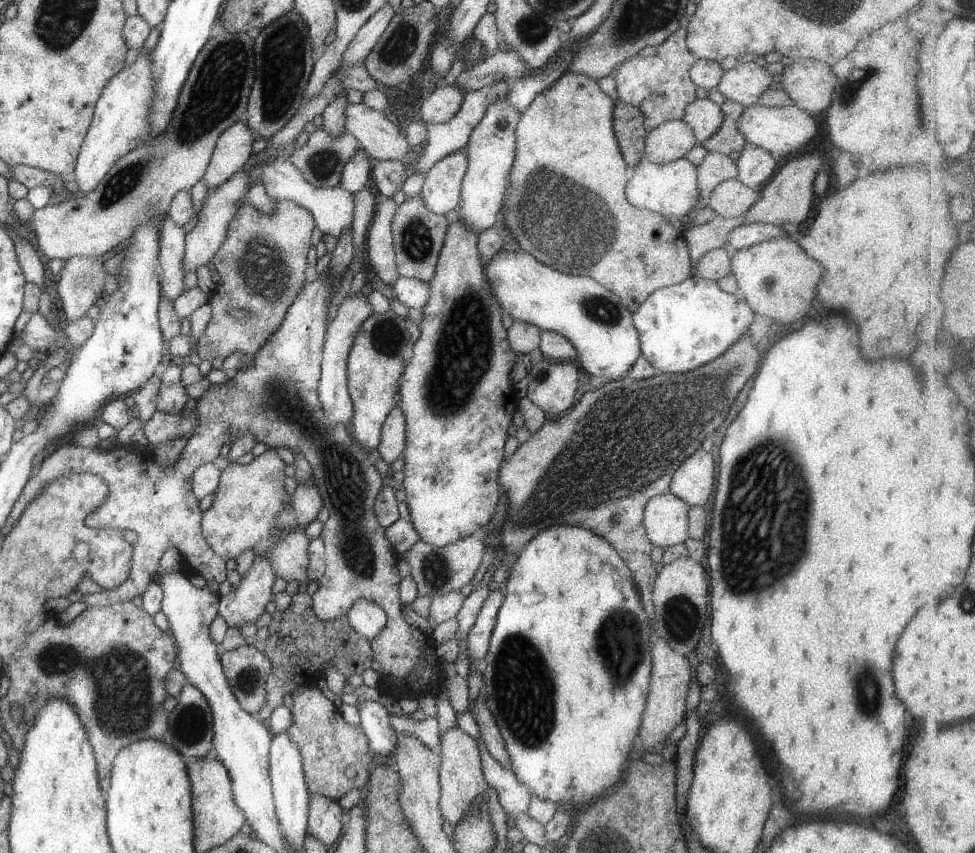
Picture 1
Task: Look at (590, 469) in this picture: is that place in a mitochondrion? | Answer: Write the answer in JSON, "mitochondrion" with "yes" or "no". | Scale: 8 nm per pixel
{"mitochondrion":"yes"}

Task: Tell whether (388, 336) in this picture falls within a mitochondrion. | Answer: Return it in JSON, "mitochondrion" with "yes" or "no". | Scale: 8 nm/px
{"mitochondrion":"yes"}

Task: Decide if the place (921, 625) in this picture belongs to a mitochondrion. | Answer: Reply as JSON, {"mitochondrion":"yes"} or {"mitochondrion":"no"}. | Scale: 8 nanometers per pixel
{"mitochondrion":"no"}

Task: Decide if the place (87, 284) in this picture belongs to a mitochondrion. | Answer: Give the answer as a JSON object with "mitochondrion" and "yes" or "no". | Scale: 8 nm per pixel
{"mitochondrion":"yes"}

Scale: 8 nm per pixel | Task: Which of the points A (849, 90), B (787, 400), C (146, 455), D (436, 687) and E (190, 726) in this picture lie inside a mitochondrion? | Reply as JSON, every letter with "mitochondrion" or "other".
{"A":"mitochondrion","B":"other","C":"other","D":"other","E":"mitochondrion"}

